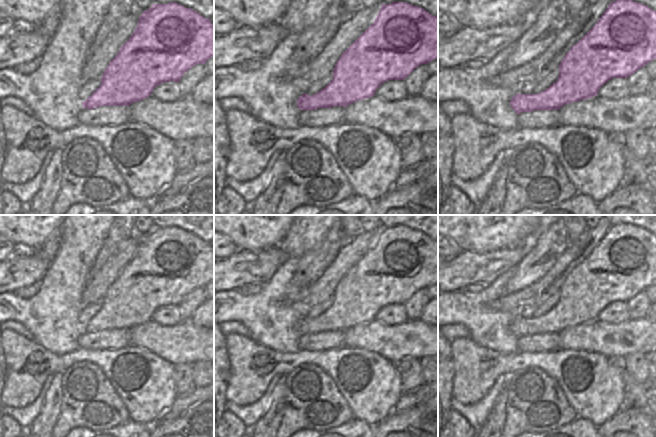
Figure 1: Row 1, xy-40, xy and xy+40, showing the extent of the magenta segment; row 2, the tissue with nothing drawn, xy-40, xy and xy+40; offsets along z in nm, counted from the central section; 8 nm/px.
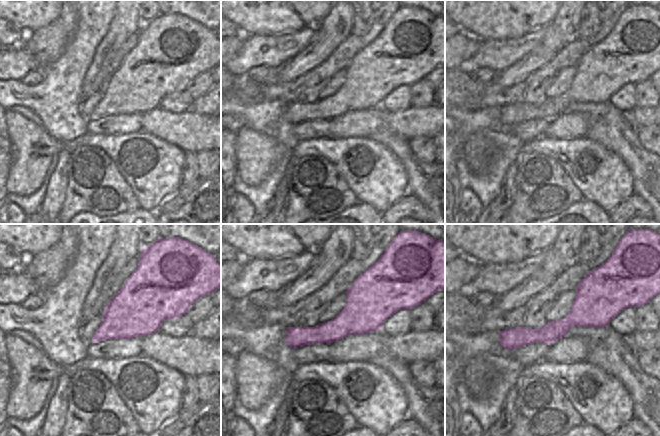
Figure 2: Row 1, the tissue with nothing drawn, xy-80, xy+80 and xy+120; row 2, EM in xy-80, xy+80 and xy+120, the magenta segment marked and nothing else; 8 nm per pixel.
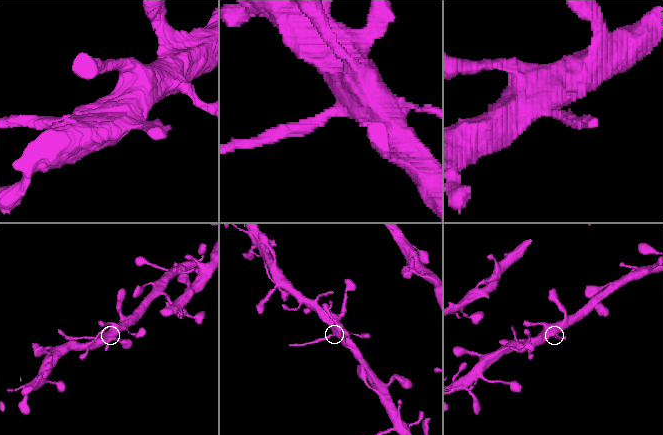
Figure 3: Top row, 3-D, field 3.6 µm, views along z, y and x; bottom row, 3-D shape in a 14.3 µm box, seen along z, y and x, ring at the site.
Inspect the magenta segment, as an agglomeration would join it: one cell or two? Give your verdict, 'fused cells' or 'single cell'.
fused cells

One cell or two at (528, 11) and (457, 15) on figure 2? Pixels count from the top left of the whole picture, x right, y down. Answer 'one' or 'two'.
one

